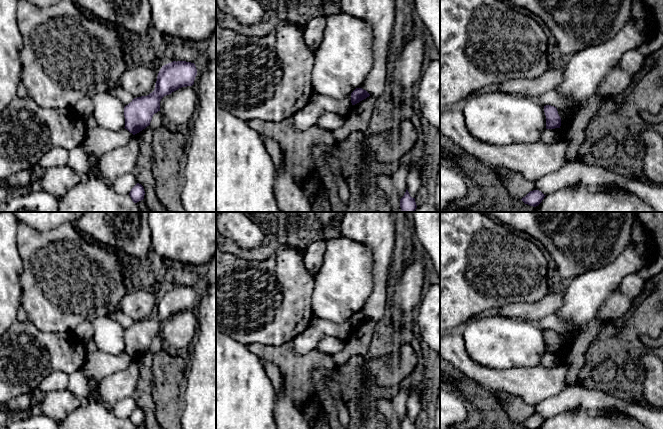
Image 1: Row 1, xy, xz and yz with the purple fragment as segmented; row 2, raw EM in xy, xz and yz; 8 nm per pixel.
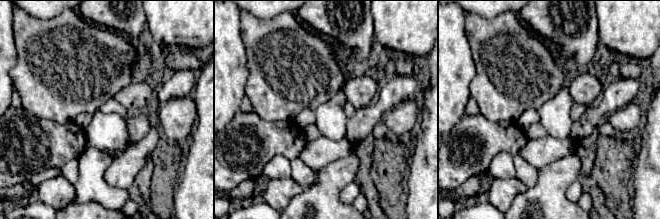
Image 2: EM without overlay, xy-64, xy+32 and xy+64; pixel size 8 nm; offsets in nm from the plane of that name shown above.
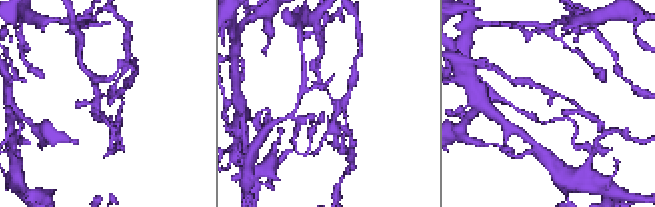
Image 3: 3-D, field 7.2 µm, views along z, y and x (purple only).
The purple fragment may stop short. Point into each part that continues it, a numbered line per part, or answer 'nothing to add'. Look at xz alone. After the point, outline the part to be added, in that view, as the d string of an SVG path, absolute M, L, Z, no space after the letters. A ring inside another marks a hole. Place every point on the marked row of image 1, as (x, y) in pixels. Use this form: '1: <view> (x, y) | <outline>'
nothing to add

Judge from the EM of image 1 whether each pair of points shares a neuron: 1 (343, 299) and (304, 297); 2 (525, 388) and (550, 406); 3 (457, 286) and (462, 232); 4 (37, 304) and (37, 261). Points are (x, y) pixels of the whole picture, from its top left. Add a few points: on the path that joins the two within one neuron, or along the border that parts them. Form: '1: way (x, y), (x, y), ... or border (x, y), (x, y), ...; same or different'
1: border (314, 278), (312, 291), (313, 317); different
2: border (563, 389), (557, 395), (533, 402); different
3: way (457, 273), (457, 245); same
4: way (37, 293), (37, 272); same

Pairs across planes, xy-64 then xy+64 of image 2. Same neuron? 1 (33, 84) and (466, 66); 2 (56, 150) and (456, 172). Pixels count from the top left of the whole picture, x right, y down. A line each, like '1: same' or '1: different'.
1: different
2: same

